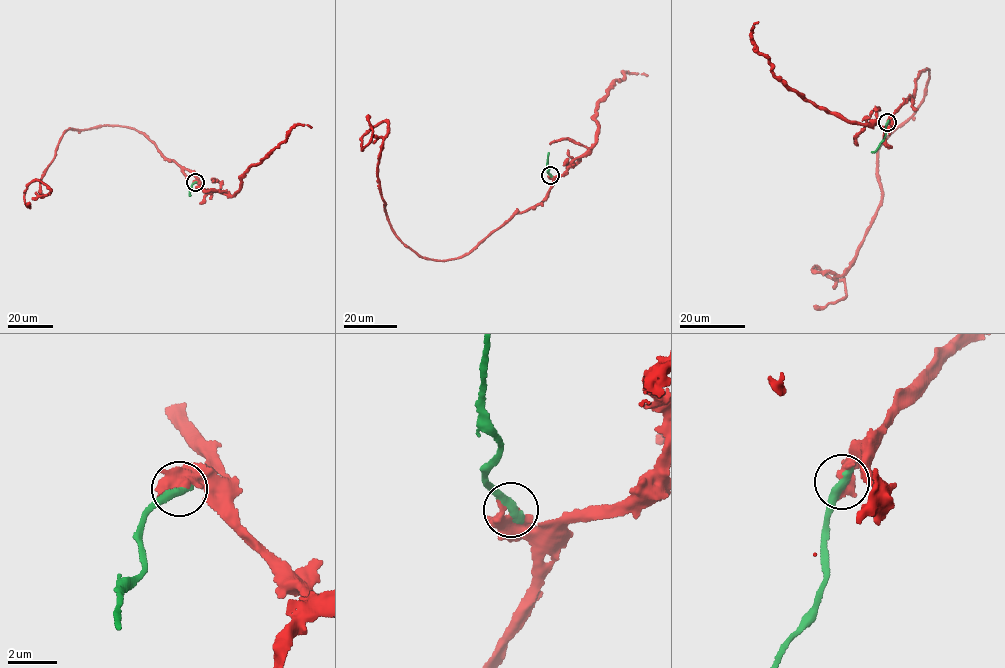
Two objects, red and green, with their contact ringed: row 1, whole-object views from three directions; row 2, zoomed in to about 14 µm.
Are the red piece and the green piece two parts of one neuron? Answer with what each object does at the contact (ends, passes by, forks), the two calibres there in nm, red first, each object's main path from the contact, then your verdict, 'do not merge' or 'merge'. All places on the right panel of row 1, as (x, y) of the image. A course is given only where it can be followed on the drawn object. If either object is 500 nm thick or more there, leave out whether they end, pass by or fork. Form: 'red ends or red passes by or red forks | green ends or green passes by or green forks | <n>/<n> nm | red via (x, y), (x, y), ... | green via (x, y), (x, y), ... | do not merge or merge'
650/440 nm | red via (888, 121), (929, 69), (878, 150), (880, 205), (855, 260), (812, 268), (846, 296), (813, 307) | green via (888, 122), (884, 139), (871, 152) | do not merge

